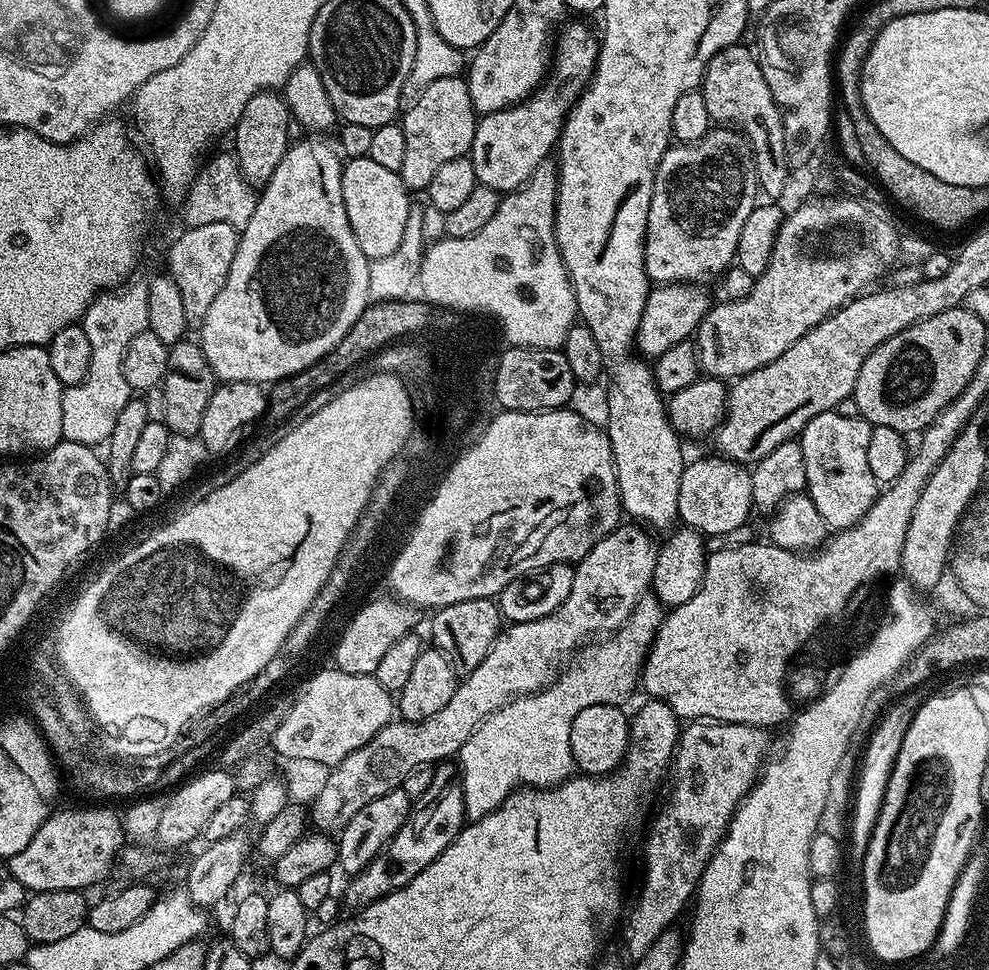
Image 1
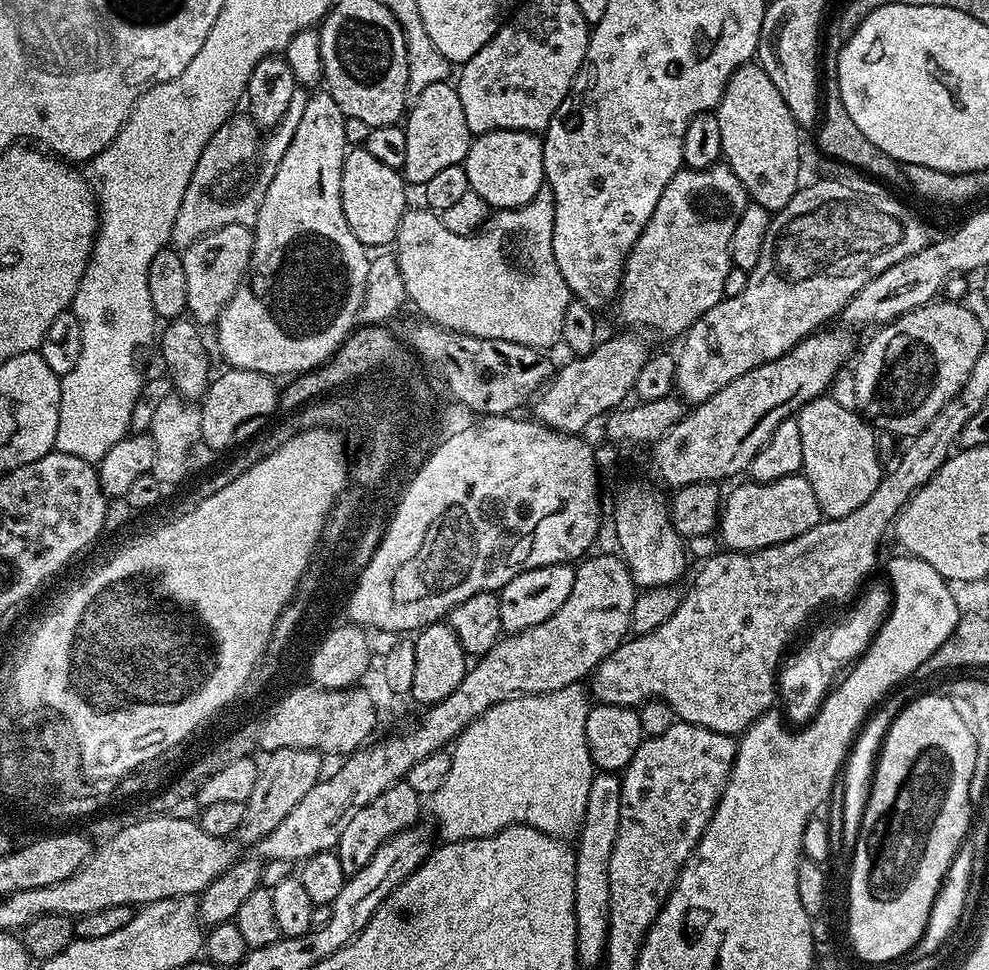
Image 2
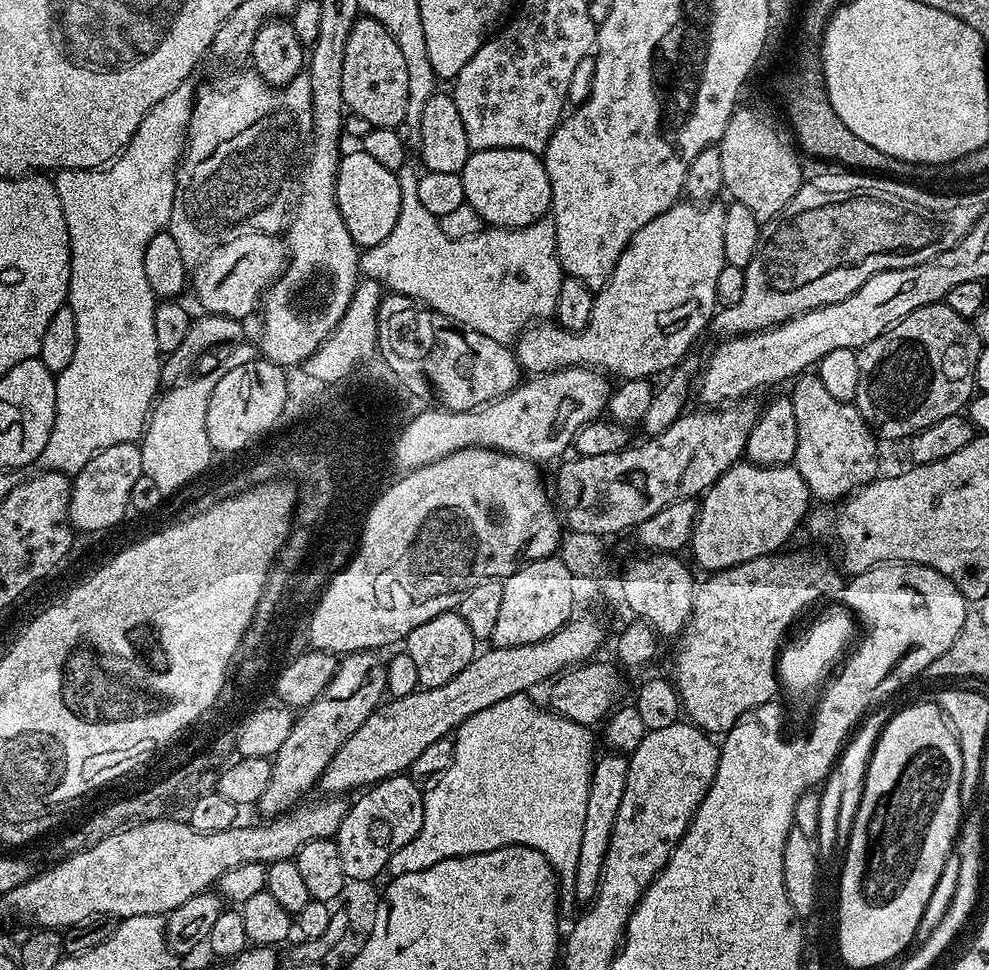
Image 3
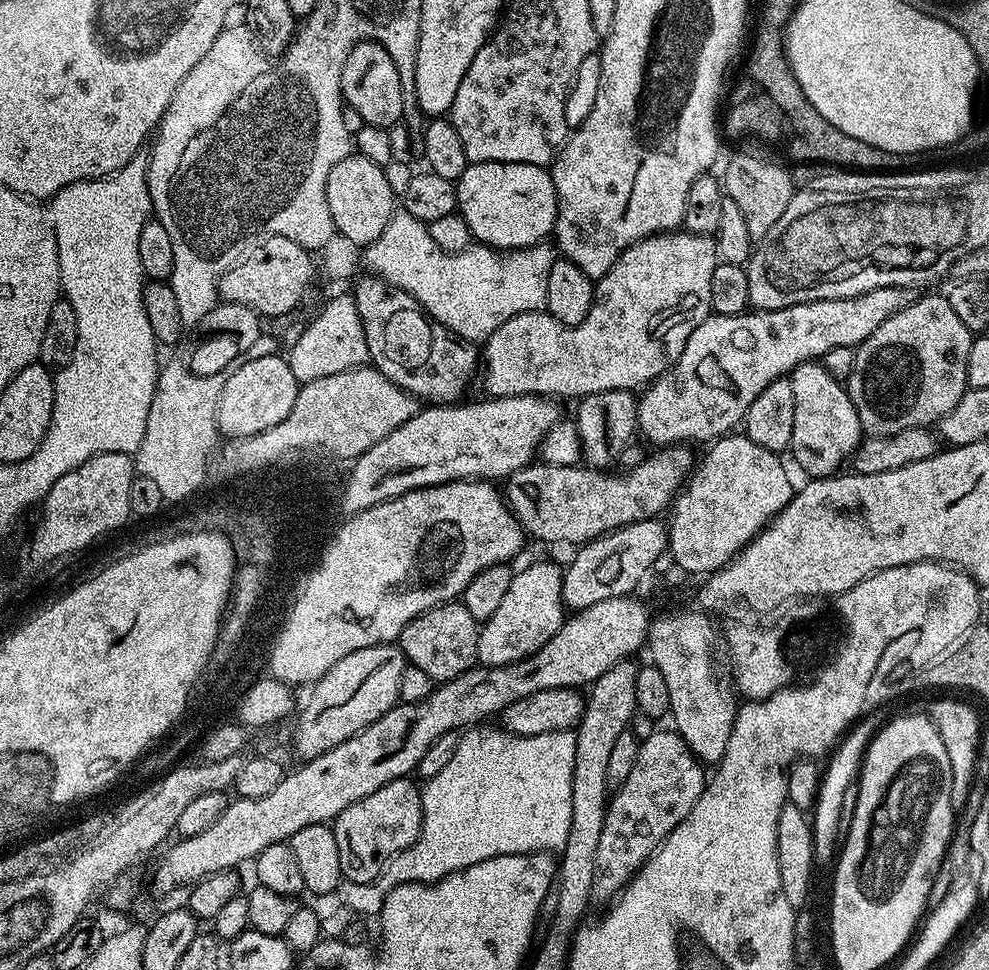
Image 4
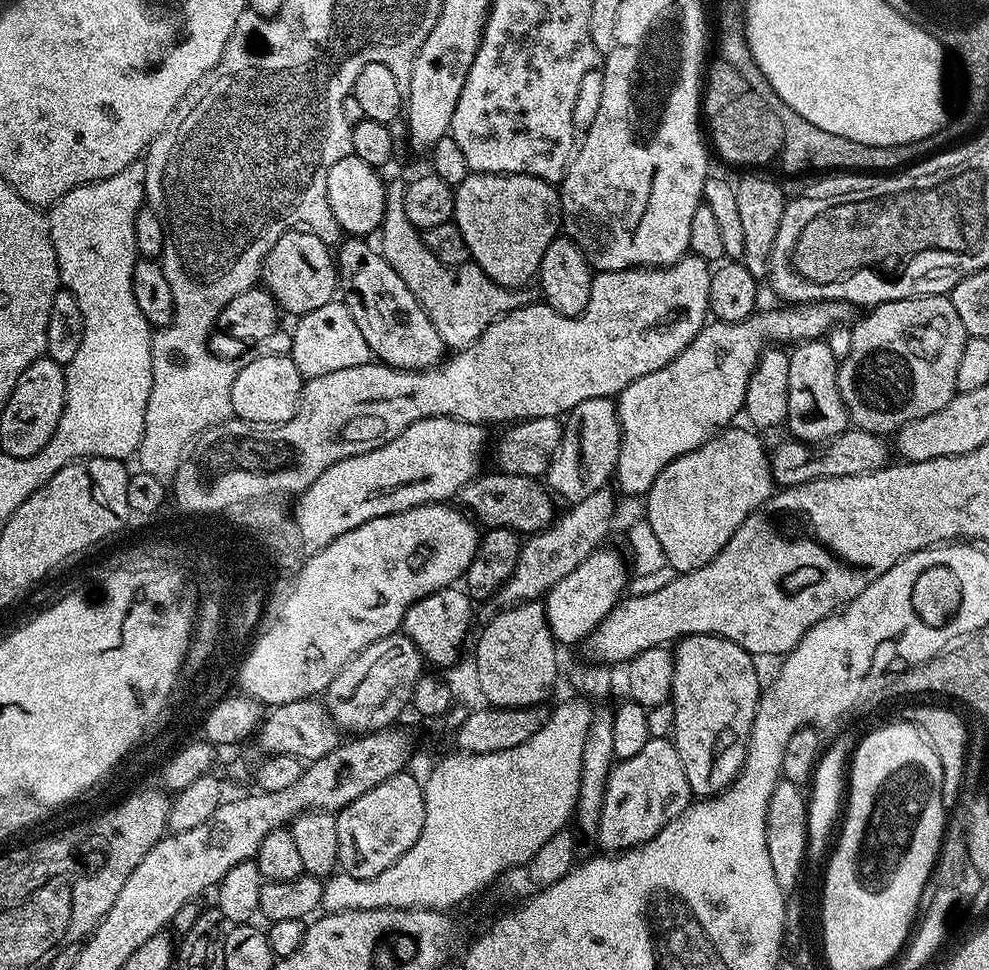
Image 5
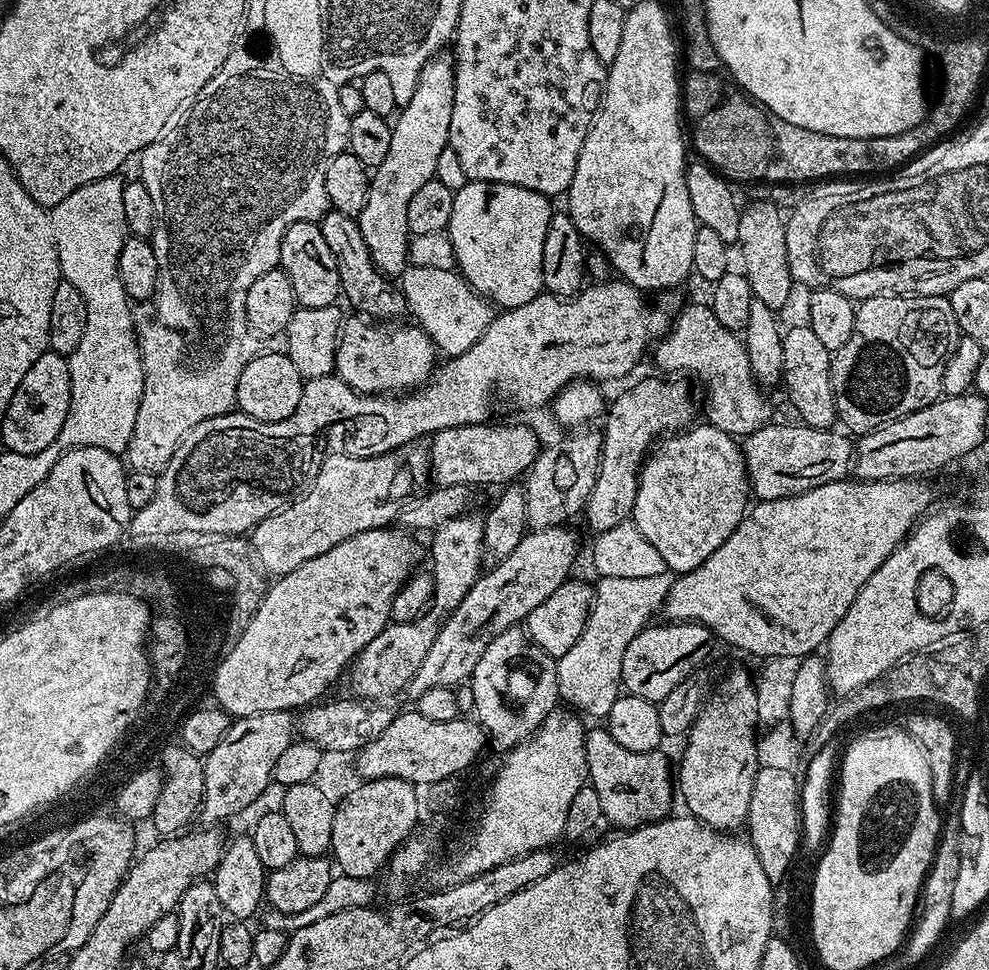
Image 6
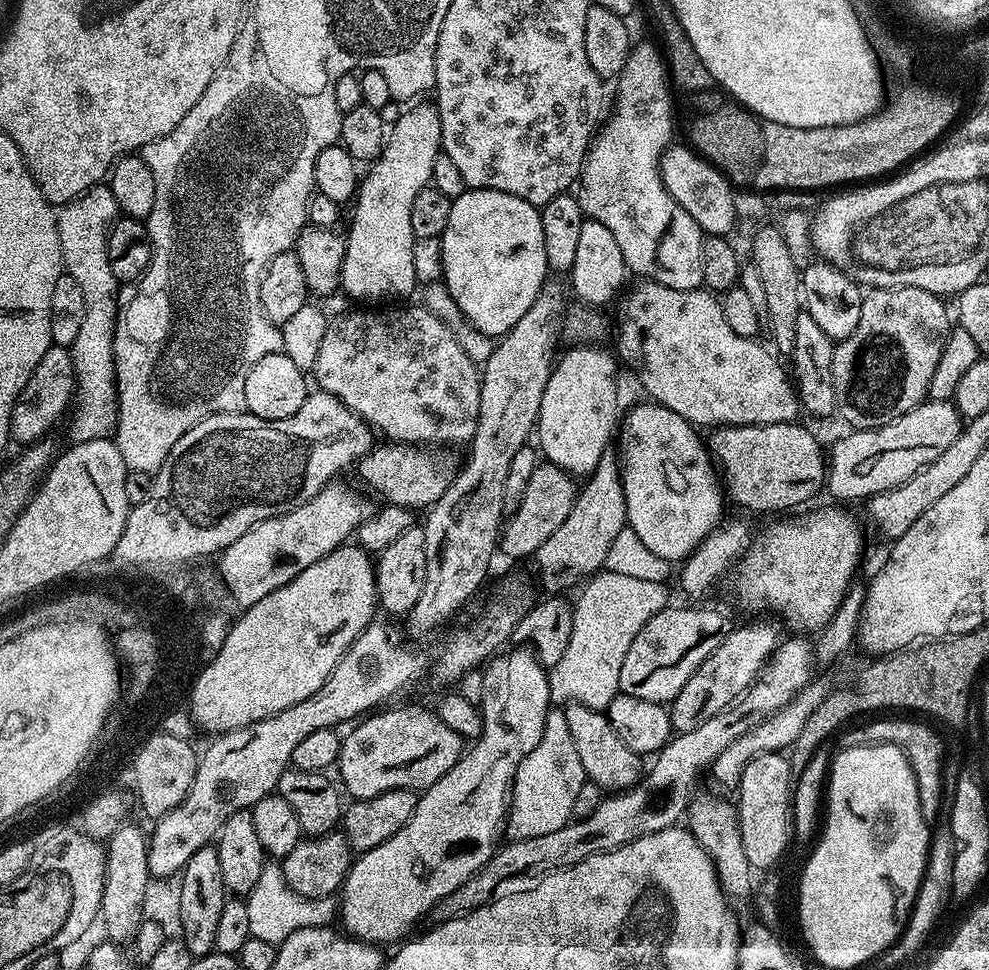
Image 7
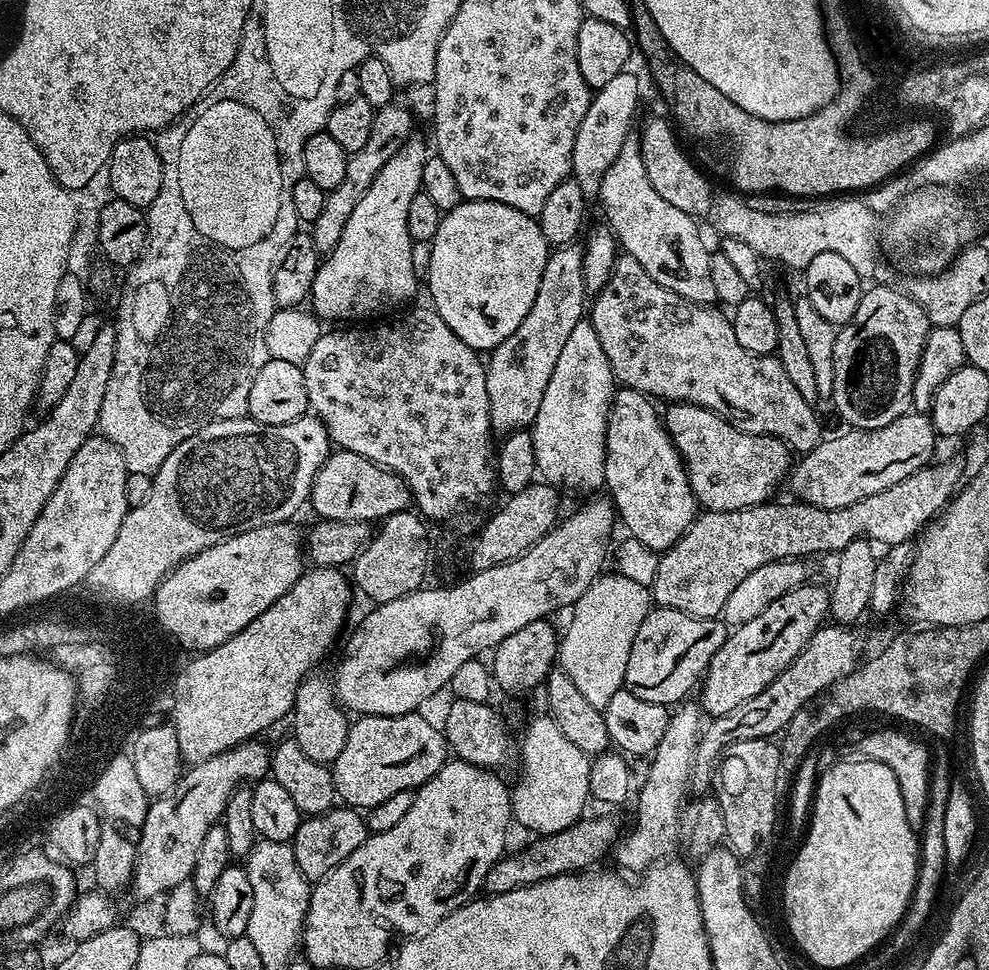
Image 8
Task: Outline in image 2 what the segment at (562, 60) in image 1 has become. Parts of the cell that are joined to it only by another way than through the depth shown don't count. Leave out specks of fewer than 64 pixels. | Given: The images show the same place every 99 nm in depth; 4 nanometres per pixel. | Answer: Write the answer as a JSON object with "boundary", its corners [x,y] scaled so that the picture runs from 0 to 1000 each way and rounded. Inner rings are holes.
{"boundary":[[[499,134],[498,136],[492,136],[486,140],[478,143],[473,161],[468,167],[469,174],[471,175],[471,184],[473,185],[473,192],[479,200],[483,200],[483,203],[489,205],[493,209],[494,215],[505,216],[508,214],[527,214],[532,212],[532,208],[536,208],[540,204],[540,200],[544,200],[546,194],[551,193],[552,187],[550,184],[550,145],[545,139],[529,136],[528,134]]]}

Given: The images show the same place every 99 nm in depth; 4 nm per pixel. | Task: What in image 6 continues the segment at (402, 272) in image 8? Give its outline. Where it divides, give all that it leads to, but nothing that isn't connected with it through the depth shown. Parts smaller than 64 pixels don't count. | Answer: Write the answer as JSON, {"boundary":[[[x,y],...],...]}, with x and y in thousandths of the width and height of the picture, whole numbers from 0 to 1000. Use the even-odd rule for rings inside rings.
{"boundary":[[[446,52],[430,64],[427,76],[423,76],[423,89],[419,89],[419,101],[415,101],[415,105],[407,108],[395,125],[394,155],[390,159],[390,167],[375,178],[370,212],[366,212],[362,224],[366,245],[378,270],[393,287],[403,286],[415,268],[415,240],[411,229],[415,204],[419,204],[420,198],[440,182],[443,159],[453,152],[461,68],[458,59],[454,55],[452,58],[451,54]]]}

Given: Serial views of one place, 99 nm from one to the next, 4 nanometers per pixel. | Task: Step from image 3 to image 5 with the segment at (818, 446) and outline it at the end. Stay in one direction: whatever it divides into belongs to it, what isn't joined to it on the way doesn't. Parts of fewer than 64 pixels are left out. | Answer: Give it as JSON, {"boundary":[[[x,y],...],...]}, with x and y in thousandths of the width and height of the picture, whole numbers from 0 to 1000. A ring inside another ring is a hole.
{"boundary":[[[836,349],[810,351],[797,363],[798,369],[798,423],[795,432],[795,441],[806,454],[812,454],[814,458],[832,458],[834,454],[842,454],[847,446],[858,440],[857,424],[851,414],[849,399],[845,393],[847,373],[843,365],[839,365],[839,357]]]}

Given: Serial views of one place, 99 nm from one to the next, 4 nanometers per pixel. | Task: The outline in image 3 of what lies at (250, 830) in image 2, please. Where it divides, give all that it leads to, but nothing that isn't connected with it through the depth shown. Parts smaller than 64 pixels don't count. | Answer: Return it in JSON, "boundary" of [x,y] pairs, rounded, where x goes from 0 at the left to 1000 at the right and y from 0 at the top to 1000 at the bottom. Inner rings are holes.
{"boundary":[[[376,672],[351,673],[324,718],[298,739],[293,757],[289,757],[289,765],[285,765],[274,780],[273,806],[269,806],[261,830],[261,836],[267,840],[264,842],[279,843],[290,838],[303,827],[306,816],[319,813],[346,765],[384,728],[391,712],[389,684],[379,676]]]}

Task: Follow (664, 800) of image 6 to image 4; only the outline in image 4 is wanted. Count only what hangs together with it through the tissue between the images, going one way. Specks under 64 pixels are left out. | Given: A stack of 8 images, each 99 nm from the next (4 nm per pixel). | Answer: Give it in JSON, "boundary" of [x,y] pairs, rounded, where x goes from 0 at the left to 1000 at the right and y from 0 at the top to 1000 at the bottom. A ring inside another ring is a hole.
{"boundary":[[[661,753],[657,761],[647,764],[641,791],[615,826],[609,865],[601,880],[600,929],[615,930],[630,920],[668,868],[679,859],[681,852],[702,835],[702,827],[706,827],[713,807],[713,789],[705,784],[684,754]]]}

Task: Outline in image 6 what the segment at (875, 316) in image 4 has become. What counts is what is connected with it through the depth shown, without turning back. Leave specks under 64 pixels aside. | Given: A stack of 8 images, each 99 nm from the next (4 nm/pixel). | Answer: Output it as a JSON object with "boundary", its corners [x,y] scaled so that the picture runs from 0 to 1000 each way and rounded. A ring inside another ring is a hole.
{"boundary":[[[663,388],[645,393],[640,400],[633,401],[620,416],[618,413],[614,418],[613,428],[610,430],[611,459],[607,465],[605,493],[601,497],[601,505],[597,505],[597,513],[590,519],[588,529],[588,536],[595,539],[599,551],[618,546],[625,539],[638,536],[641,513],[647,500],[647,484],[650,482],[653,471],[668,452],[701,440],[705,432],[705,413],[704,416],[700,413],[699,402],[688,393],[691,391]]]}

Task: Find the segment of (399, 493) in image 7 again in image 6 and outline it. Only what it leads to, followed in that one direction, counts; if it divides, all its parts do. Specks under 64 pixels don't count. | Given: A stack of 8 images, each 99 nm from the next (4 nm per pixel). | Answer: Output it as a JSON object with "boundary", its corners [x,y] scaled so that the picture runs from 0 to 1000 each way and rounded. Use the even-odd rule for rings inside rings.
{"boundary":[[[472,437],[438,445],[435,451],[435,491],[444,502],[472,499],[506,499],[525,496],[548,465],[548,457],[538,441],[530,437]]]}

